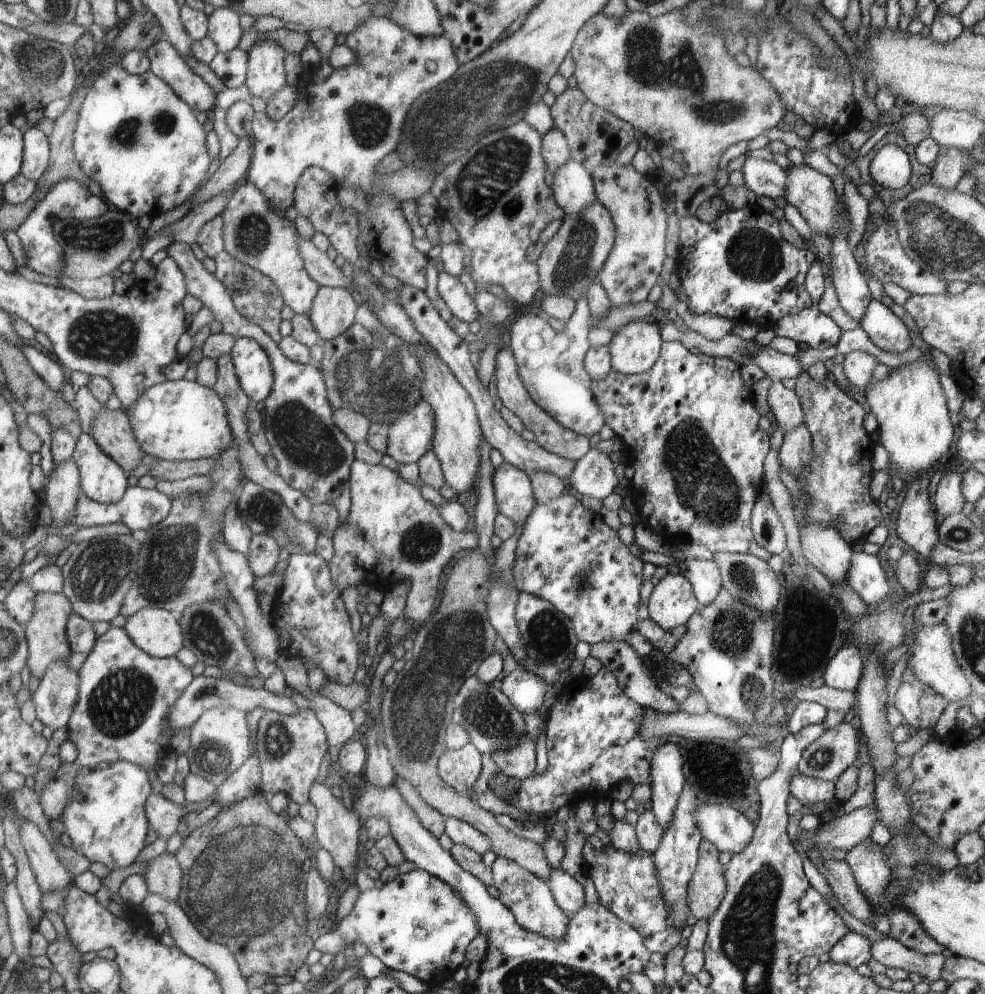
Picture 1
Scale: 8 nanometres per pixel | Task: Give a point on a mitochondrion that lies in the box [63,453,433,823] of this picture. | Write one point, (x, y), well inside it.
(117, 705)

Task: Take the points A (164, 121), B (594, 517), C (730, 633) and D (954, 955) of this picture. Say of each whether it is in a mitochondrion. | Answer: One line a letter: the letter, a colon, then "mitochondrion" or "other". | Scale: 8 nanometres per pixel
A: mitochondrion
B: other
C: mitochondrion
D: other

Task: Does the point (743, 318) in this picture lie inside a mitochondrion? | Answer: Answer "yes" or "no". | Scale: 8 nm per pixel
no

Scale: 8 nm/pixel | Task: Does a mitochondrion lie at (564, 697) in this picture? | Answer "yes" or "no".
no

